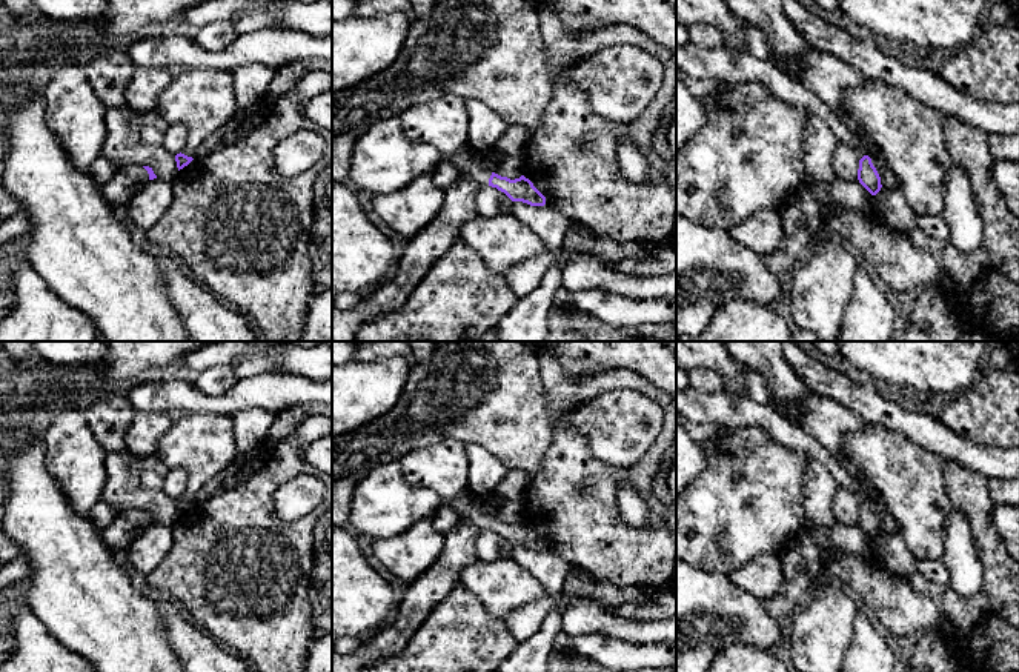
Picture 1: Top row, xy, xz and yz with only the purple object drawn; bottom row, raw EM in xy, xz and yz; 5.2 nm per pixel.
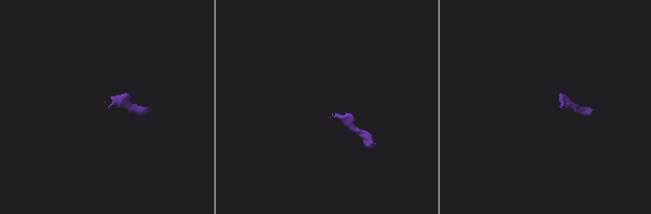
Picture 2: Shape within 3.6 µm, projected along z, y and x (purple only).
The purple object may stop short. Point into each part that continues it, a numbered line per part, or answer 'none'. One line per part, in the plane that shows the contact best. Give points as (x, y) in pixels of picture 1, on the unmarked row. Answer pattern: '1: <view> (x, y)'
1: xy (126, 525)

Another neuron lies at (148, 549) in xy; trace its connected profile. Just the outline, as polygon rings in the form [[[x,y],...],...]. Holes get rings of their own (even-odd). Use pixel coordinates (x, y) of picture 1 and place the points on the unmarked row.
[[[154,523],[143,529],[129,547],[131,566],[149,575],[172,547],[172,527]]]

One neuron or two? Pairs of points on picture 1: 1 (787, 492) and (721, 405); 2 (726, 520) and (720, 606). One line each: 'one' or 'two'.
1: two
2: two

